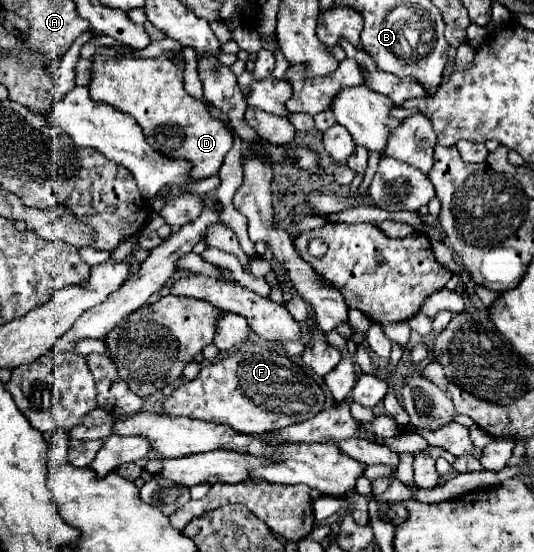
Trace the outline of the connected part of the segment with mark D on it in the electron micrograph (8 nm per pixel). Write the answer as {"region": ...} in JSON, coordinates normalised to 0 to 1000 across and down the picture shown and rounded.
{"region":[[[184,87],[172,101],[172,138],[169,138],[169,178],[180,185],[199,185],[225,203],[243,207],[266,232],[277,261],[296,264],[307,283],[356,290],[363,297],[360,322],[378,326],[404,319],[419,283],[438,261],[434,236],[393,210],[393,192],[386,181],[360,178],[345,163],[345,105],[330,98],[303,98],[292,105],[255,105],[247,87]]]}

